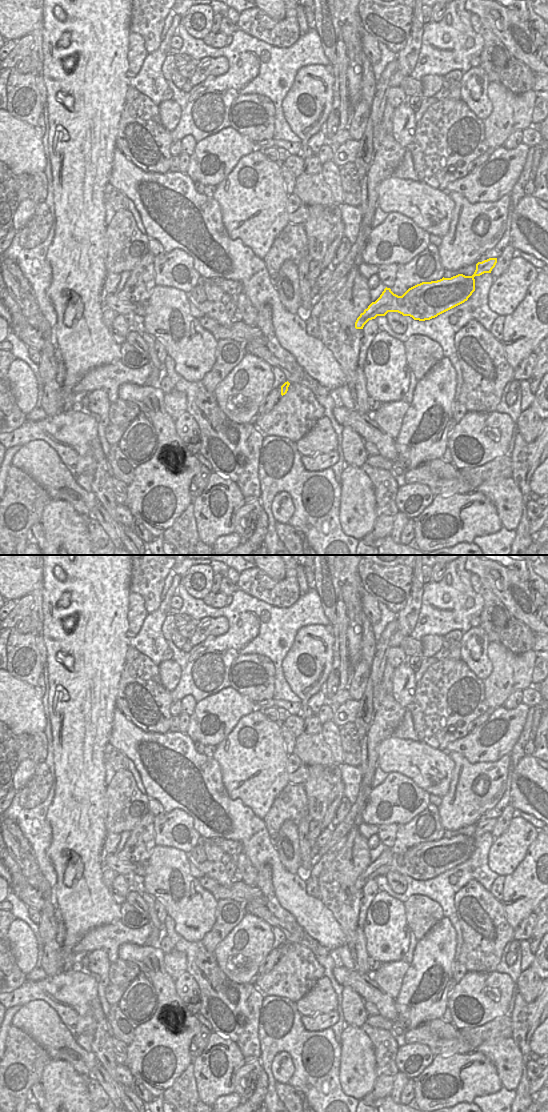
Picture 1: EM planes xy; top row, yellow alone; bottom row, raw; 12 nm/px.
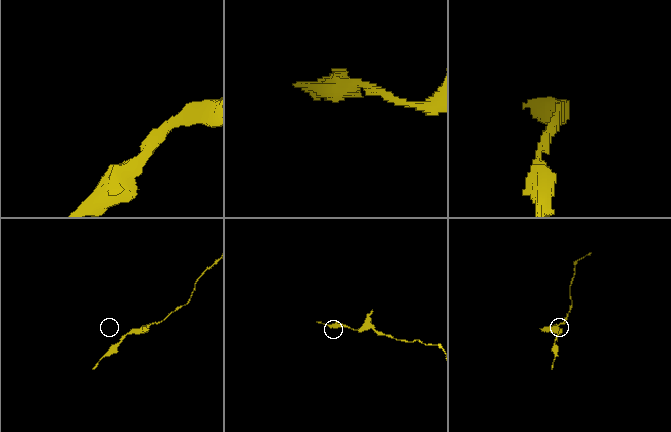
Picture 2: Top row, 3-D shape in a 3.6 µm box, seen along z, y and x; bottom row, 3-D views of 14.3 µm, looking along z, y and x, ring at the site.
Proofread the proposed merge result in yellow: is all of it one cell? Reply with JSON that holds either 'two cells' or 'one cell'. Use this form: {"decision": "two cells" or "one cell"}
{"decision": "one cell"}

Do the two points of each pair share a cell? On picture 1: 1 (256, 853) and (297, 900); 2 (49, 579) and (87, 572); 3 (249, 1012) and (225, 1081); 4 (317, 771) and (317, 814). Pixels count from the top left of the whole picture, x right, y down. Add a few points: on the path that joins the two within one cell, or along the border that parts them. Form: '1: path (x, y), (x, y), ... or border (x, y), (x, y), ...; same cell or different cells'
1: path (269, 859), (277, 867), (287, 887); same cell
2: path (59, 586), (75, 586), (79, 582); same cell
3: border (217, 1033), (229, 1038), (238, 1047), (245, 1062); different cells
4: path (317, 782), (317, 803); same cell

